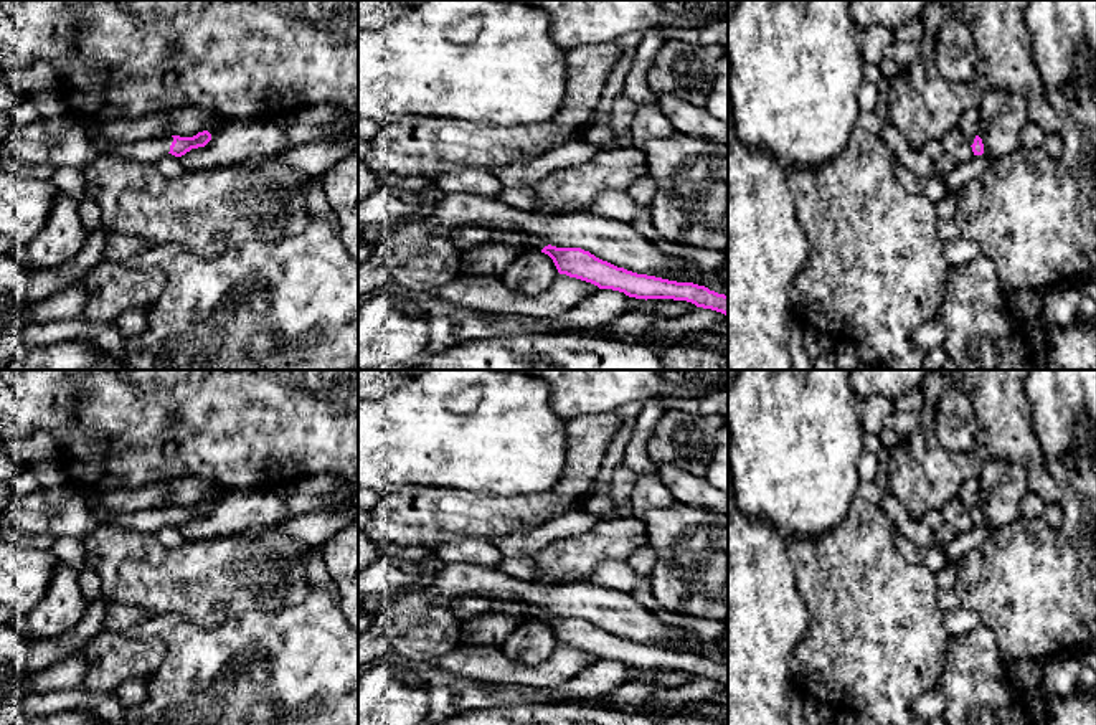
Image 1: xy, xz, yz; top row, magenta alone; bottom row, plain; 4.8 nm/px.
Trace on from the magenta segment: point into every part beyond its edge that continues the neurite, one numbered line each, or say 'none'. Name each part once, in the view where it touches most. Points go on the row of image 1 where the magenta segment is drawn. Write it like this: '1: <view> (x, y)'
1: xy (149, 151)

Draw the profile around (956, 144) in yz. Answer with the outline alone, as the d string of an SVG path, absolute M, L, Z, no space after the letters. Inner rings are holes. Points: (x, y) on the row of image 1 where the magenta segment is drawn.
M959 126L952 127L941 137L941 145L944 147L946 155L949 155L956 163L967 163L974 159L969 139Z

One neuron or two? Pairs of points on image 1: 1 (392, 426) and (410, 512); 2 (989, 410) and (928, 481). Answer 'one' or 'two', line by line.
1: two
2: one

